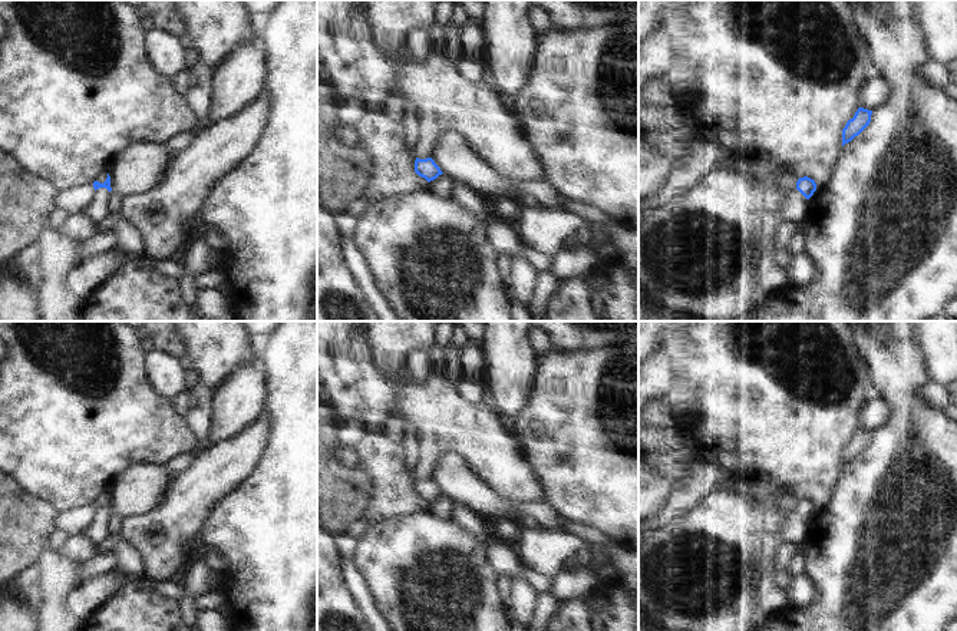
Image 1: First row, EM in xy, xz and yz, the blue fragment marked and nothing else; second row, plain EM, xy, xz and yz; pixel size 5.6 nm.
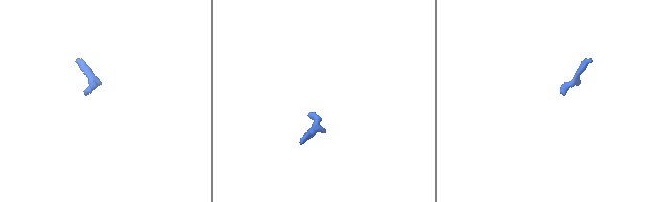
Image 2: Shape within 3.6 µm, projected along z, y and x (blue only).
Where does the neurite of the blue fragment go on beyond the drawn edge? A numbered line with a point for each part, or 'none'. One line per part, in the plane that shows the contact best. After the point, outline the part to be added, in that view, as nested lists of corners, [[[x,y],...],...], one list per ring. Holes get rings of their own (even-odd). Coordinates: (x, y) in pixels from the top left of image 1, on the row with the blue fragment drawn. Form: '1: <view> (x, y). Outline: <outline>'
1: xy (96, 211). Outline: [[[106,188],[96,189],[93,192],[92,202],[82,214],[86,215],[95,225],[106,225],[109,221],[108,198],[109,191]]]

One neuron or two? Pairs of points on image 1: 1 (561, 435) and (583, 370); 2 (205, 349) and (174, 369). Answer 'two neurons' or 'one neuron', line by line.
1: one neuron
2: two neurons

